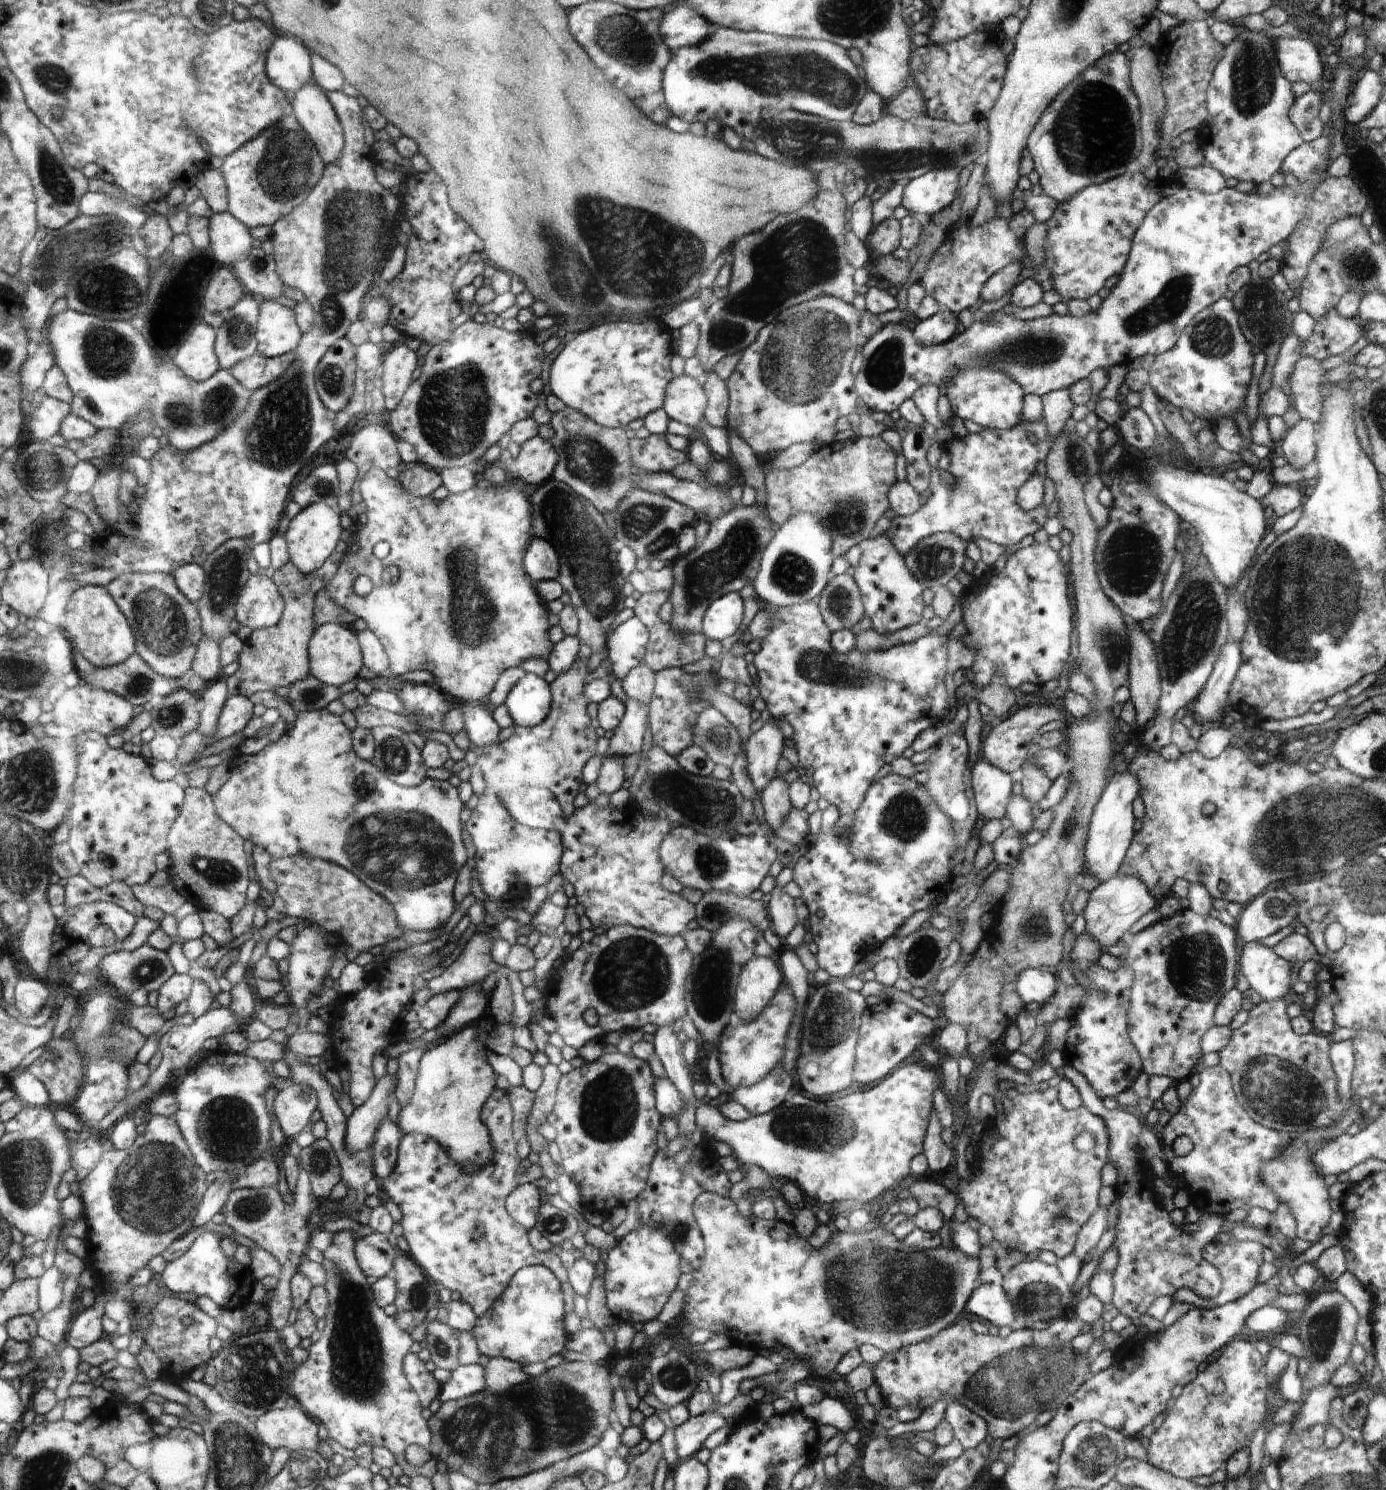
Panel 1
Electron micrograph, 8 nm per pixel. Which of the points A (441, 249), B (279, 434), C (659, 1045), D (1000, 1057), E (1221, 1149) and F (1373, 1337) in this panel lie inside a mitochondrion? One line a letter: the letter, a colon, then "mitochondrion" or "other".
A: other
B: mitochondrion
C: other
D: other
E: other
F: other

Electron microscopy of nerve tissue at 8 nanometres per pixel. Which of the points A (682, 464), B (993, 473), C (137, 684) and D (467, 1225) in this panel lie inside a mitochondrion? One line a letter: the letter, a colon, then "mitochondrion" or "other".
A: other
B: mitochondrion
C: mitochondrion
D: other

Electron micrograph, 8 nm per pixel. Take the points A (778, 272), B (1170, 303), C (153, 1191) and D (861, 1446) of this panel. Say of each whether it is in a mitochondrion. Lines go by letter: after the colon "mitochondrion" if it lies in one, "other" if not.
A: mitochondrion
B: mitochondrion
C: mitochondrion
D: other

